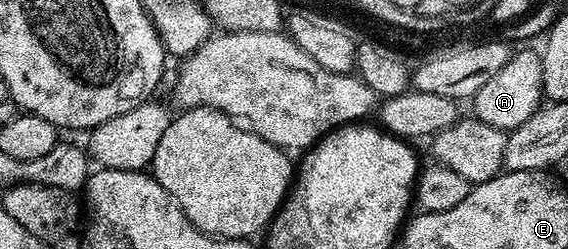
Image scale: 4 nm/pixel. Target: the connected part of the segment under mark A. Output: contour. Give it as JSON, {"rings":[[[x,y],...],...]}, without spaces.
{"rings":[[[514,50],[507,65],[503,65],[503,69],[499,69],[499,73],[495,73],[495,77],[487,81],[487,85],[480,87],[471,100],[472,114],[476,119],[506,133],[523,125],[523,121],[534,115],[542,103],[543,65],[536,50],[534,52]]]}

